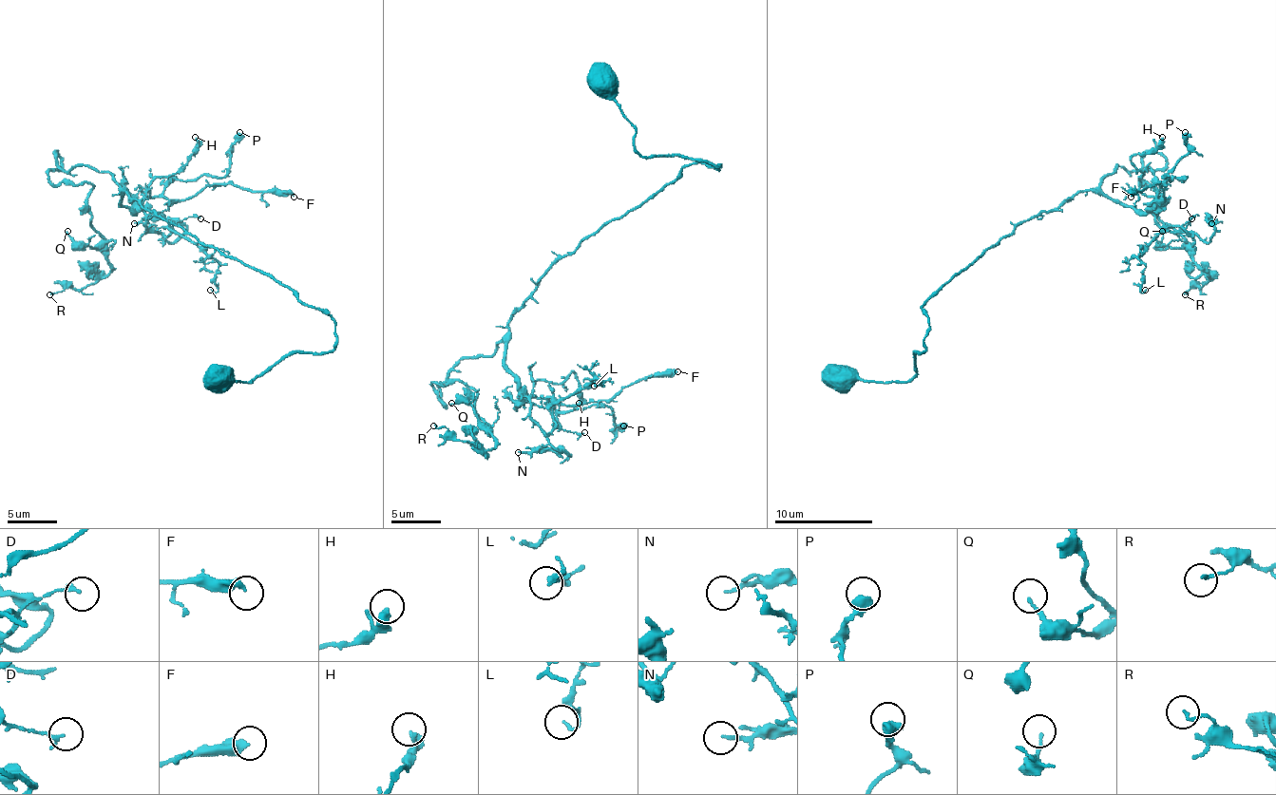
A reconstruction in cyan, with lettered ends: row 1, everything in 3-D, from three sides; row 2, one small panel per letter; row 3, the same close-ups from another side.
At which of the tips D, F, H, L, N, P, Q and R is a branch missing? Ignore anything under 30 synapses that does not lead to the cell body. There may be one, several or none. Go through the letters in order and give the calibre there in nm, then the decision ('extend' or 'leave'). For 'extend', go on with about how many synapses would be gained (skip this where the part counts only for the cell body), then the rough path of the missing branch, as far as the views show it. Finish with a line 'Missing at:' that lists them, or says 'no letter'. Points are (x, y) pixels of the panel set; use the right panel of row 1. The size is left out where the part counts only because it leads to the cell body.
D: 160 nm | leave
F: 400 nm | leave
H: 280 nm | leave
L: 100 nm | leave
N: 120 nm | leave
P: 550 nm | leave
Q: 130 nm | leave
R: 110 nm | leave
Missing at: no letter

